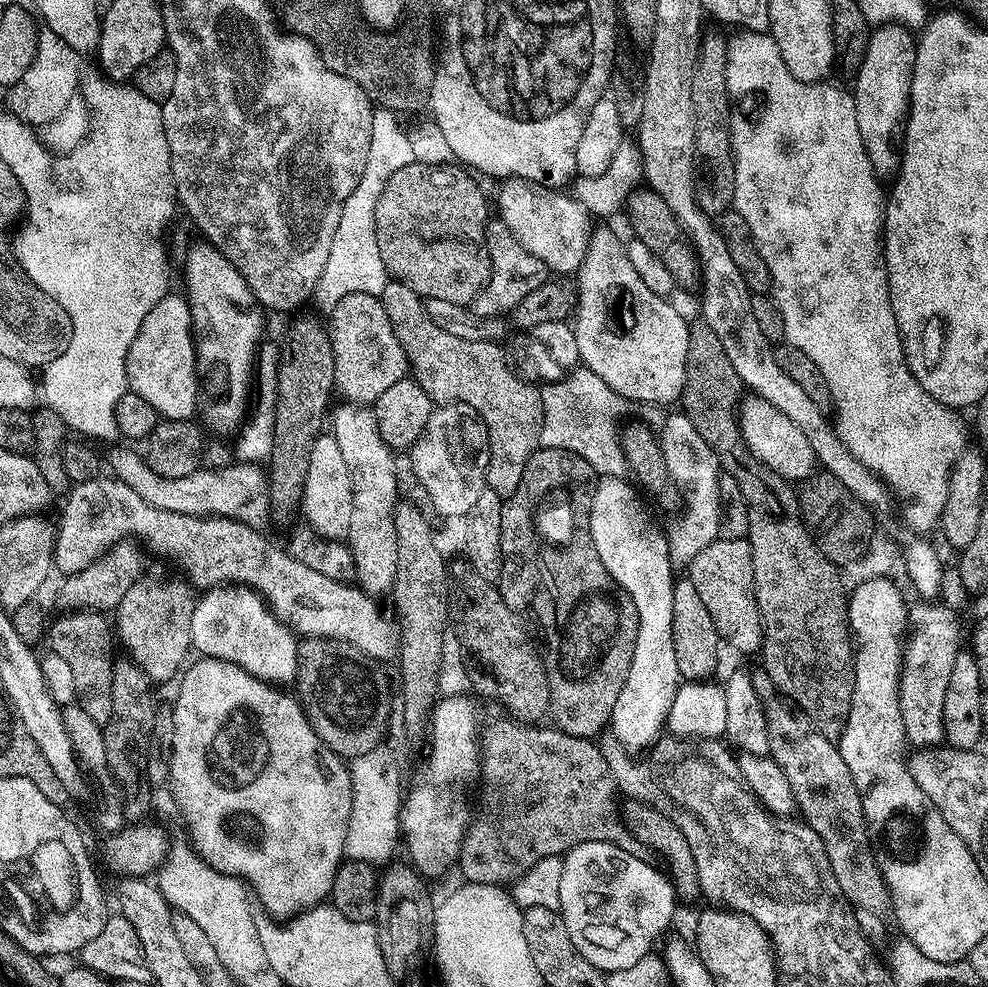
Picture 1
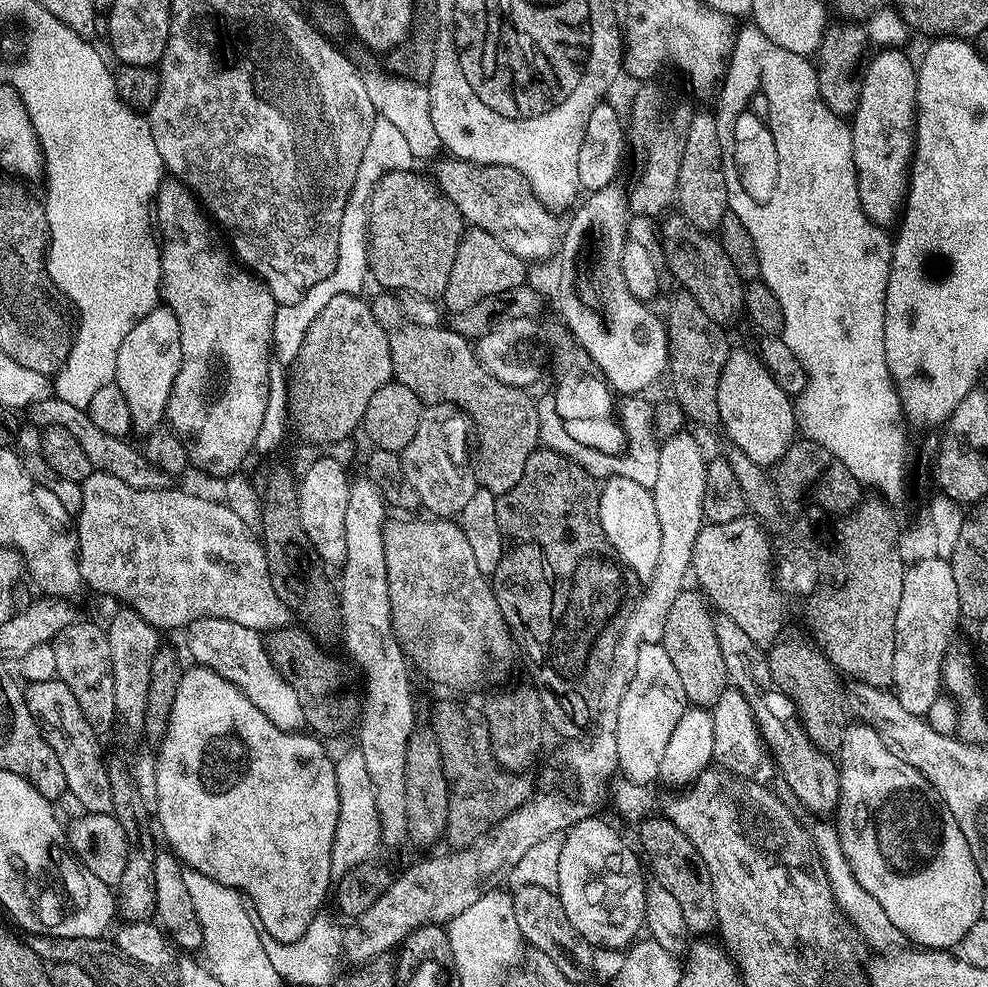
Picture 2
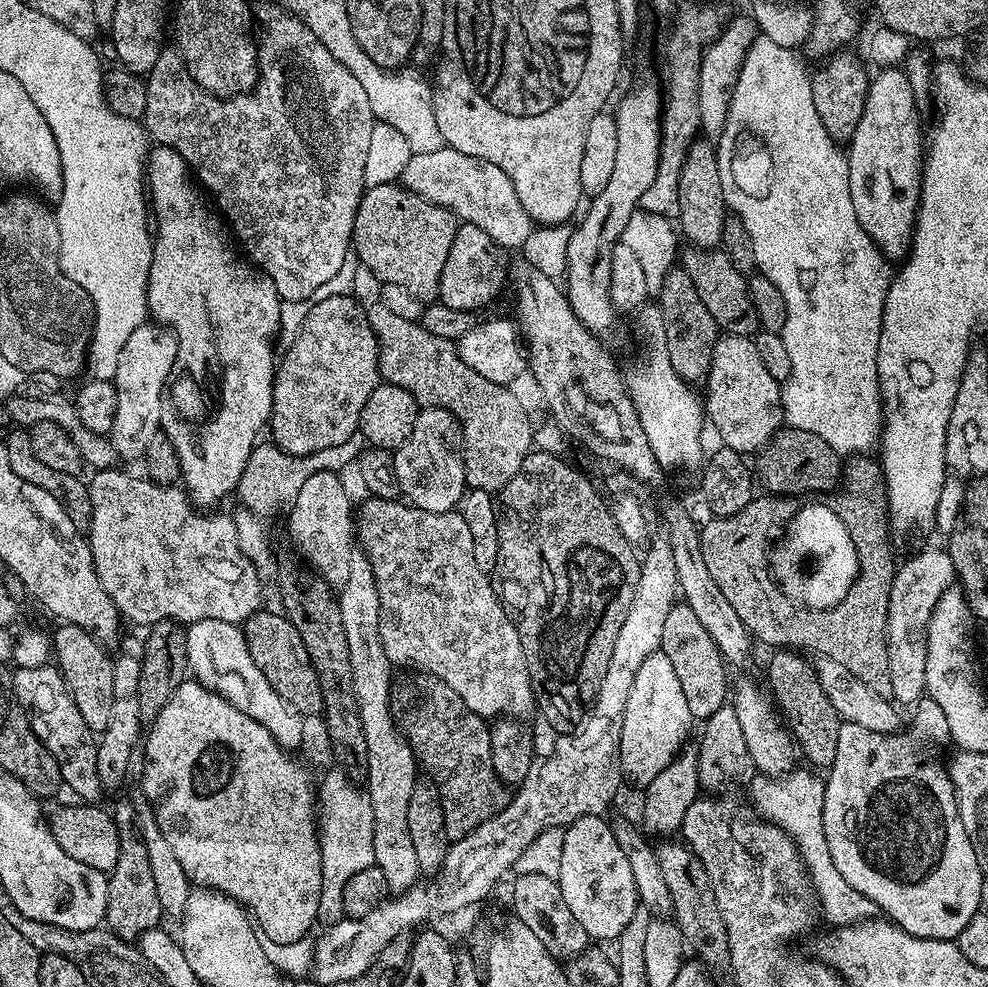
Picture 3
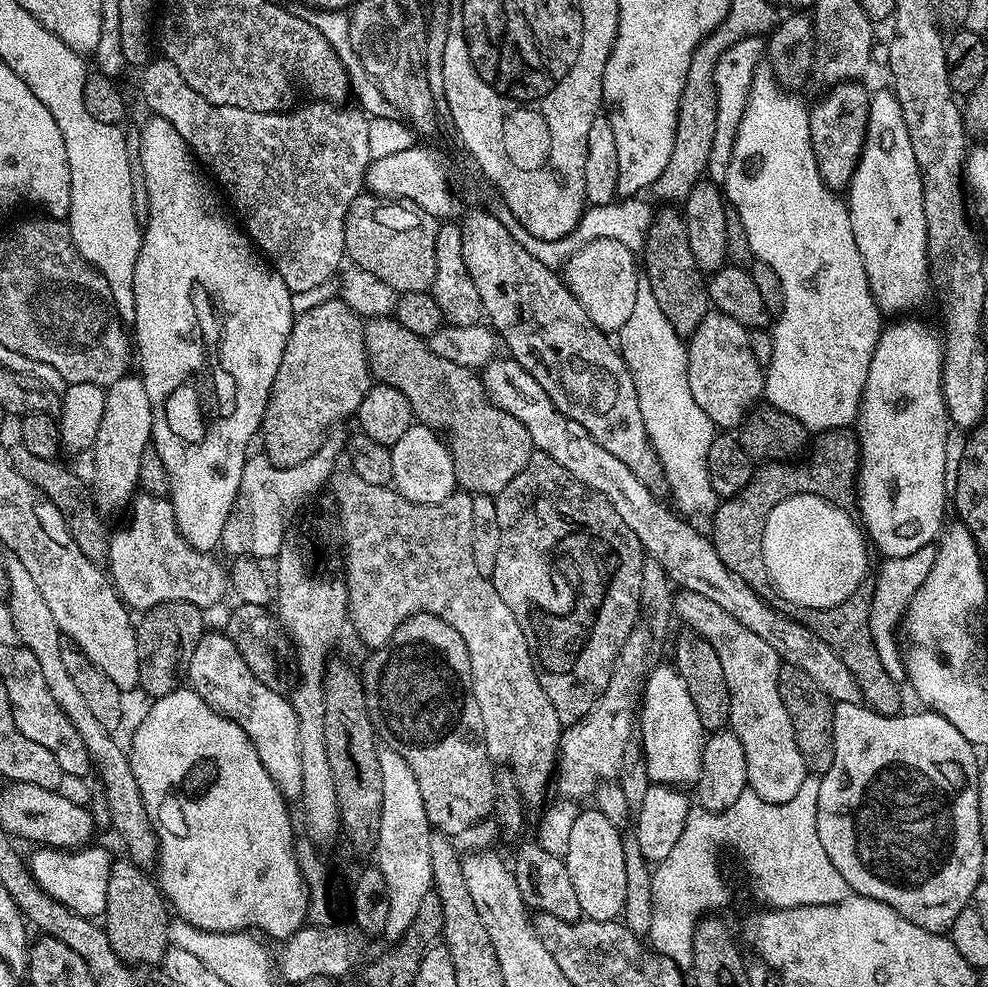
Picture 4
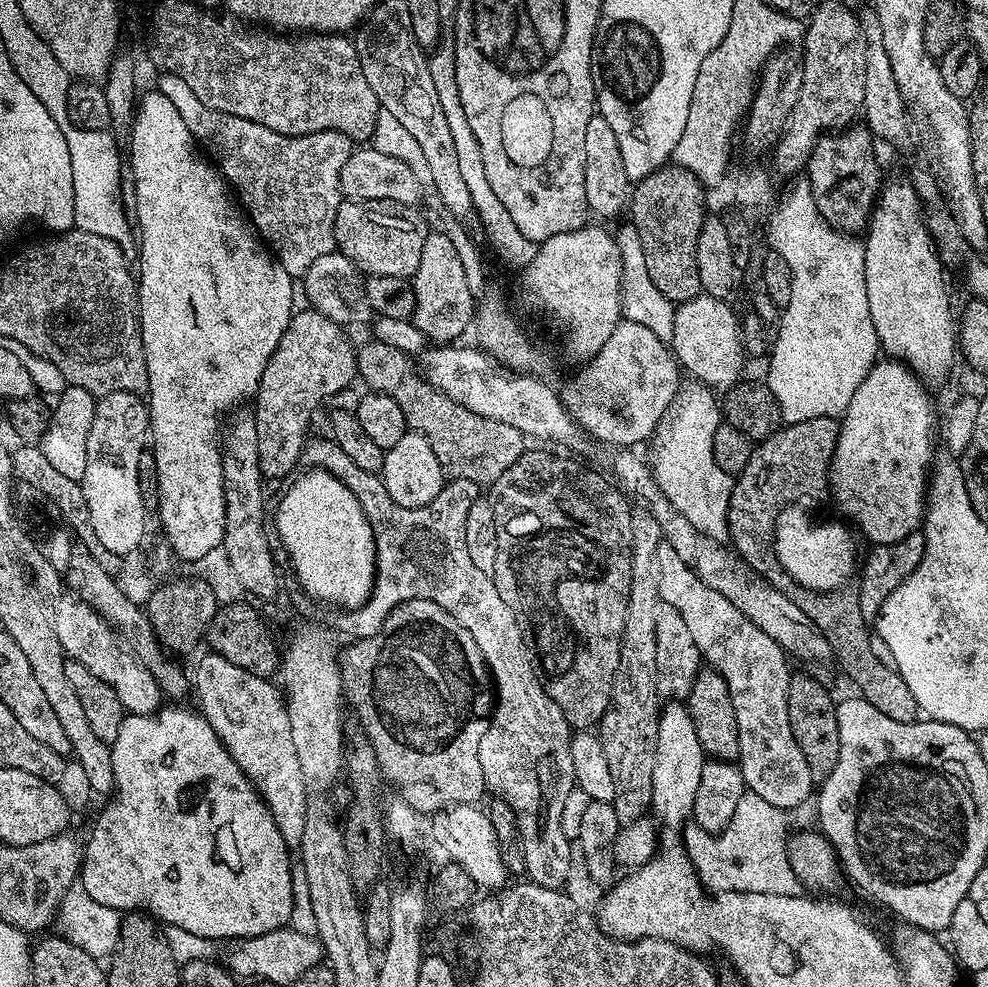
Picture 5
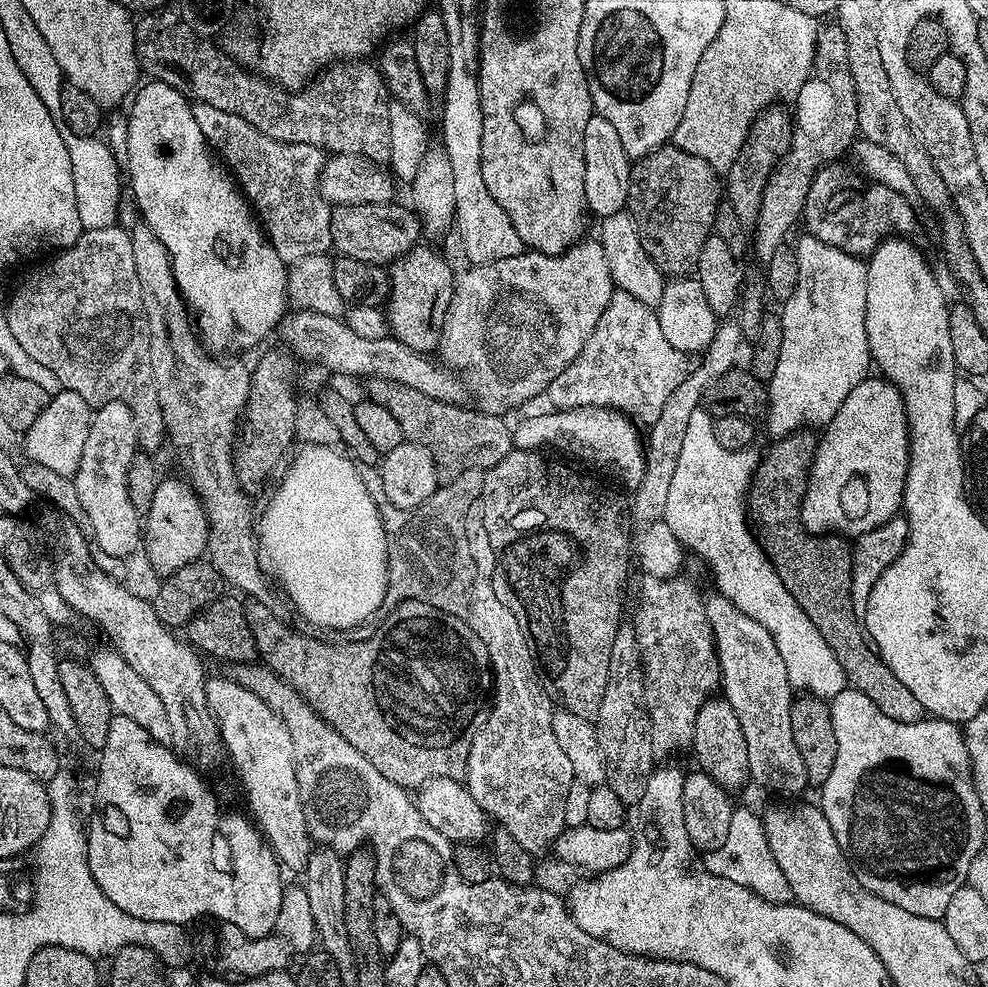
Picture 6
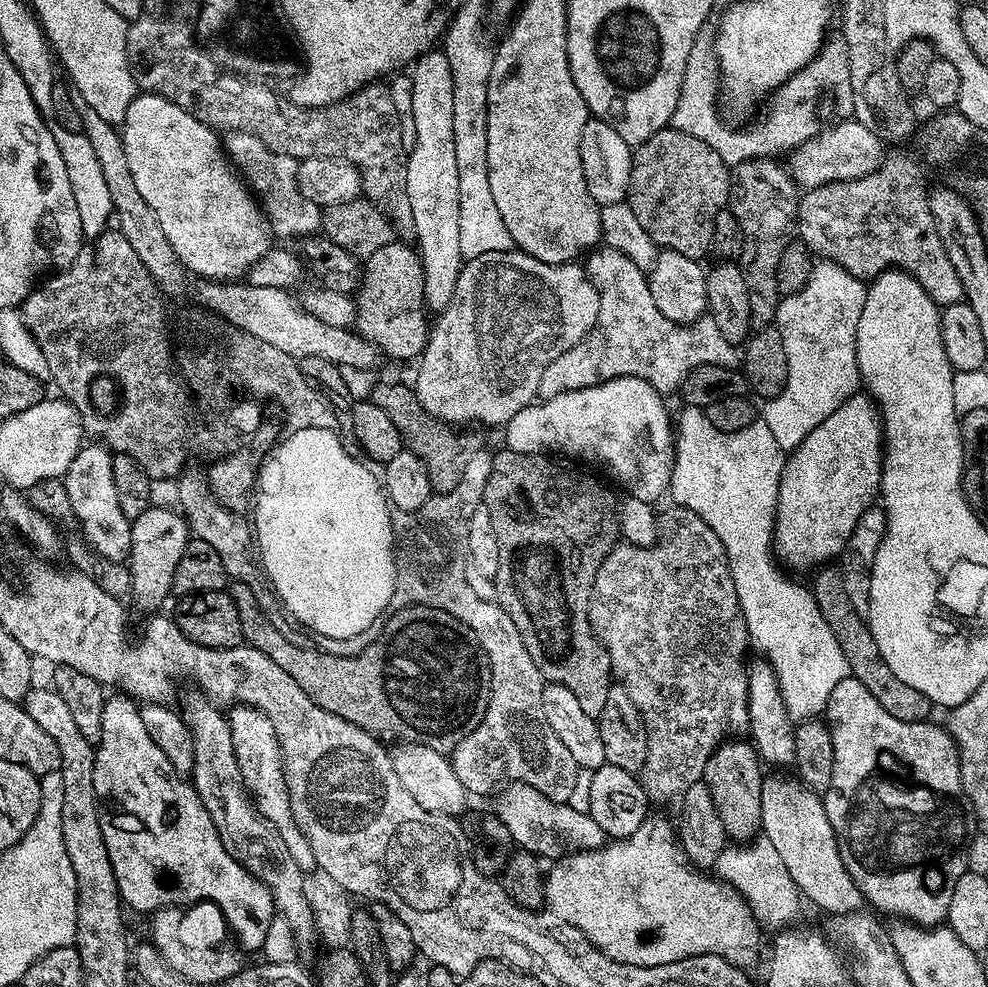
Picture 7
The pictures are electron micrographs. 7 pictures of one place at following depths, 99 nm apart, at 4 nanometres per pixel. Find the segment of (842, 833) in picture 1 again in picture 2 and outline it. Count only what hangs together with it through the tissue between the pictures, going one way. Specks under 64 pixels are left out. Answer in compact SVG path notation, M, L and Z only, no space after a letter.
M721 619L716 626L718 647L722 649L722 662L731 687L736 688L750 702L754 718L760 727L760 738L767 755L776 763L782 779L788 788L800 799L804 808L809 808L816 818L828 818L840 807L840 769L837 761L827 752L819 752L806 734L796 712L794 702L786 698L772 682L768 654L760 648L734 622Z

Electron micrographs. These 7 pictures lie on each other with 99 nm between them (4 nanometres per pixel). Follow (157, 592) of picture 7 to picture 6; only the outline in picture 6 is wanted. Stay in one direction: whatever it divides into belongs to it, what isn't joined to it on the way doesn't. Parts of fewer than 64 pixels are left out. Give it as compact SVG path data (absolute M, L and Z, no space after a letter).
M161 479L158 490L154 490L154 502L150 502L150 510L146 514L146 531L142 536L142 544L142 552L148 555L153 570L160 572L161 577L168 576L182 566L201 559L208 547L208 519L199 491L196 488L192 489L184 480Z

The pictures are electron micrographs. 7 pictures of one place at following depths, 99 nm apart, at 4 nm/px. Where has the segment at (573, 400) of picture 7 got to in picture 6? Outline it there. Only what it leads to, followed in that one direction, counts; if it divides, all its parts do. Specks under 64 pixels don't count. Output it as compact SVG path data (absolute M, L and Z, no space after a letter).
M566 408L547 411L541 416L528 416L520 425L515 425L516 448L544 450L547 444L553 444L556 448L573 448L576 452L593 452L630 486L637 486L642 482L645 445L642 443L642 436L636 433L637 425L623 411L610 408Z

